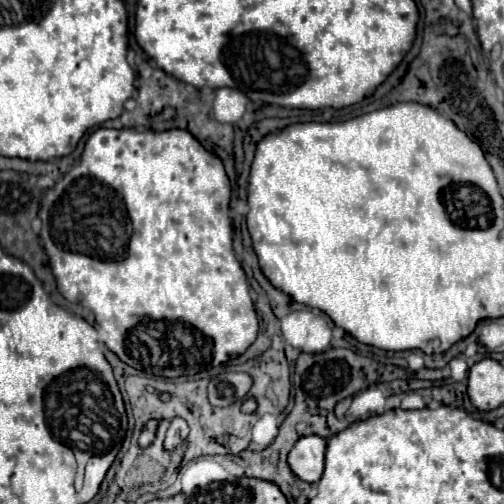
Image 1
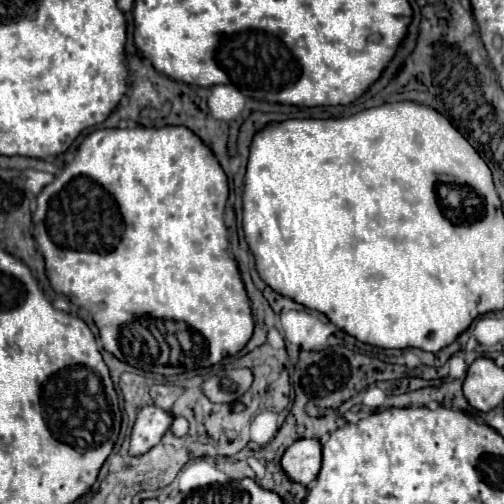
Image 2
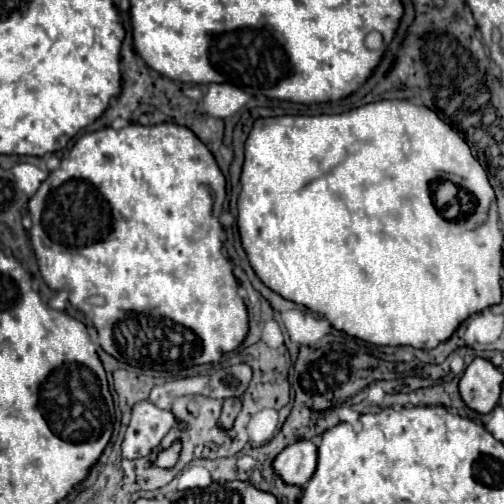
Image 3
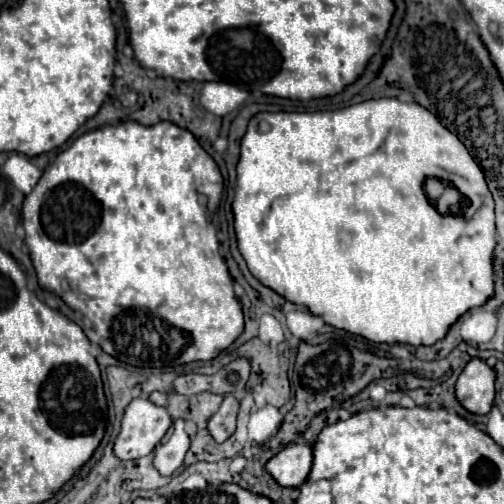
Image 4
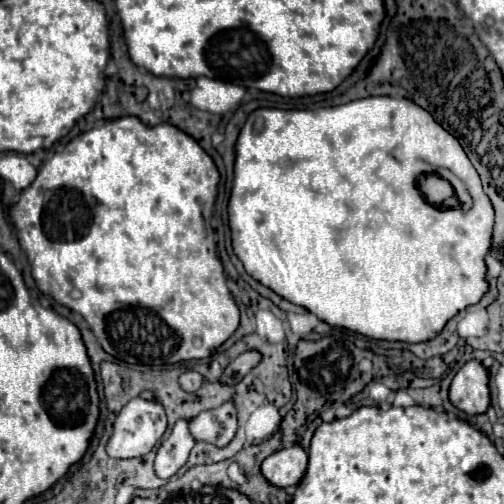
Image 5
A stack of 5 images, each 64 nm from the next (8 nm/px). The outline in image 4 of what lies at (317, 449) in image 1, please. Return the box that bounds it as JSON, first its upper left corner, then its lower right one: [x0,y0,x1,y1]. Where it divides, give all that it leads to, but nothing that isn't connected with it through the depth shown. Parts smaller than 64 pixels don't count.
[266,442,314,488]

